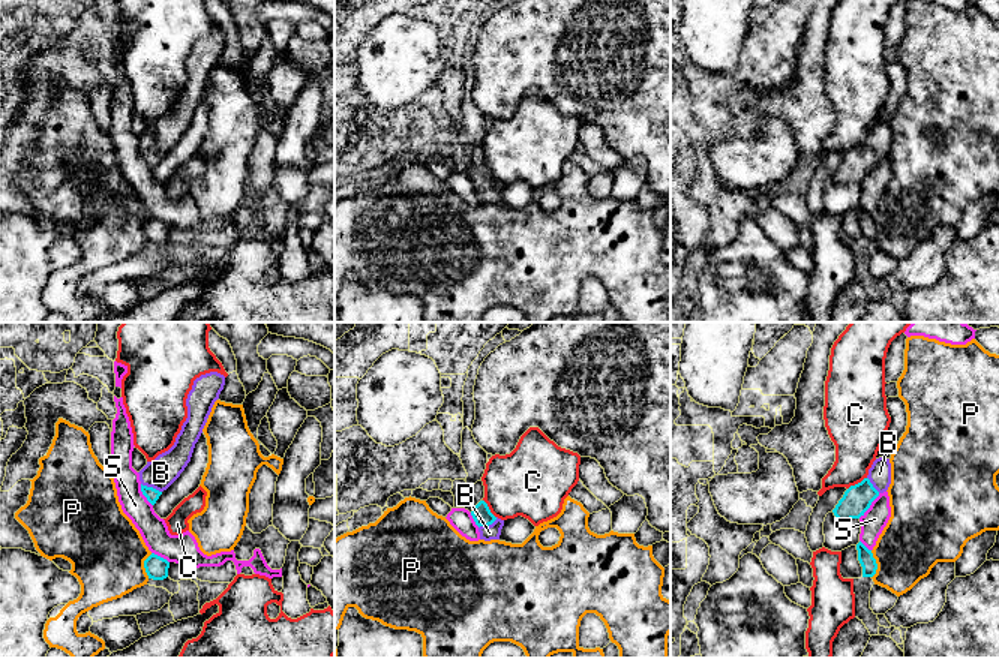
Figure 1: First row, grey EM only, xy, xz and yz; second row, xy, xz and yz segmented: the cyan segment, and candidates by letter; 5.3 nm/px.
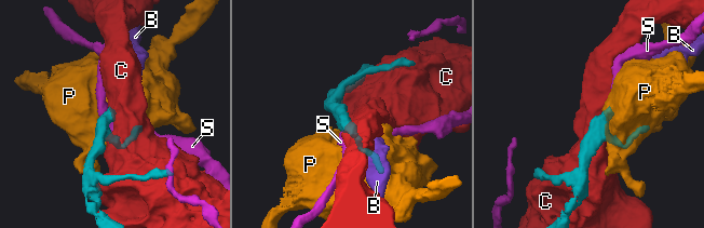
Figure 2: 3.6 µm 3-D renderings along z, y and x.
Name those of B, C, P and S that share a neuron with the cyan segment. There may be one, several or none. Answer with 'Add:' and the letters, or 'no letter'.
Add: B

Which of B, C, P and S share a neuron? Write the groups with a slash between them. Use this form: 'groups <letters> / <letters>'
groups B / C / P / S

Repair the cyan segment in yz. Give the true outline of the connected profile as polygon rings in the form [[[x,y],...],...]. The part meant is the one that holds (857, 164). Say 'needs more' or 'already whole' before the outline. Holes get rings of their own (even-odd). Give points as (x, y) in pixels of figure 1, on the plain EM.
needs more; [[[879,121],[868,133],[868,139],[858,148],[850,150],[832,174],[838,184],[860,183],[872,166],[891,148],[890,123]]]

